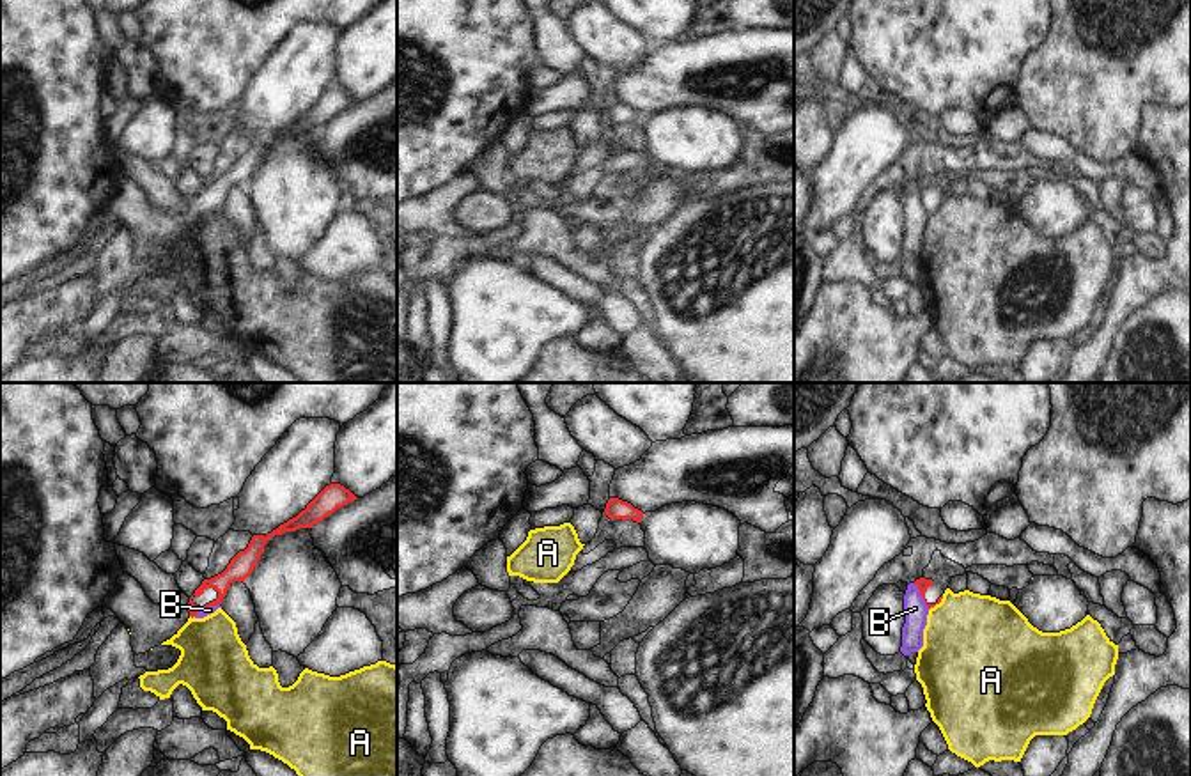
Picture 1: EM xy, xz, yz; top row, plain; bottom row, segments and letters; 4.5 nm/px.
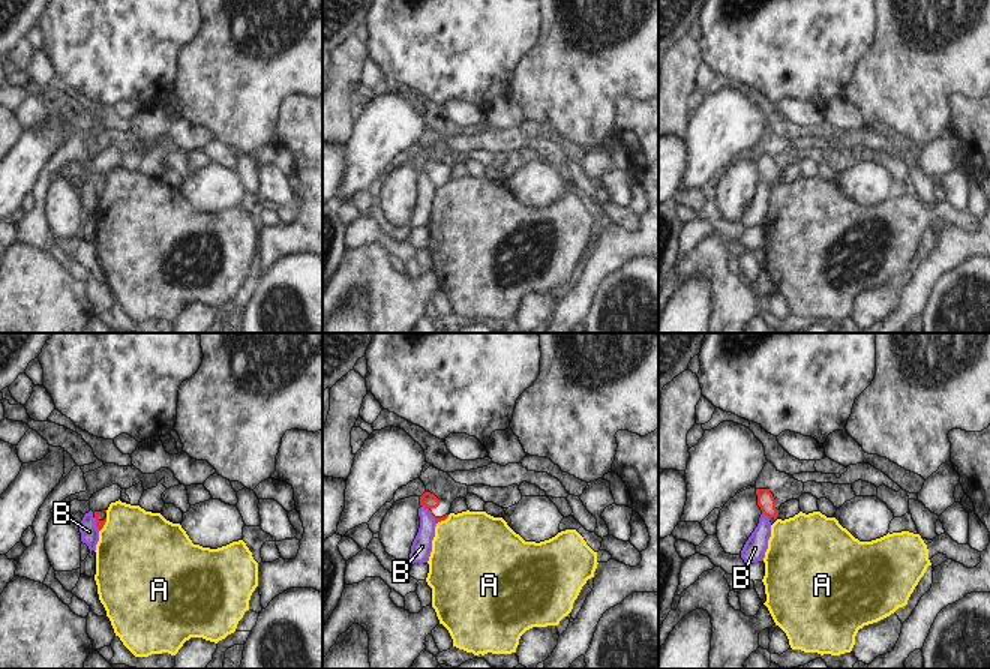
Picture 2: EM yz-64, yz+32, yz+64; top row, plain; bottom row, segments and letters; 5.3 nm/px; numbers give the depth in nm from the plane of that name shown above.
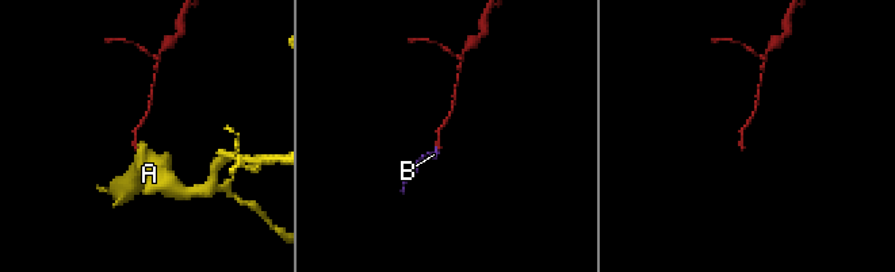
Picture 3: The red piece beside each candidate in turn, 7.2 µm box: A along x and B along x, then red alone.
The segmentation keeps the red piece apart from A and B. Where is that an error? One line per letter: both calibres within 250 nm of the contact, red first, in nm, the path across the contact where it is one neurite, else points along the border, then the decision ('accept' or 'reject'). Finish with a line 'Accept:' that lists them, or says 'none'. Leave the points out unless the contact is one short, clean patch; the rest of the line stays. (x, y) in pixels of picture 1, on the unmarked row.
A: 60/460 nm | along yz (943, 199), (929, 213) | reject
B: 60/110 nm | along yz (913, 186), (929, 211) | reject
Accept: none

